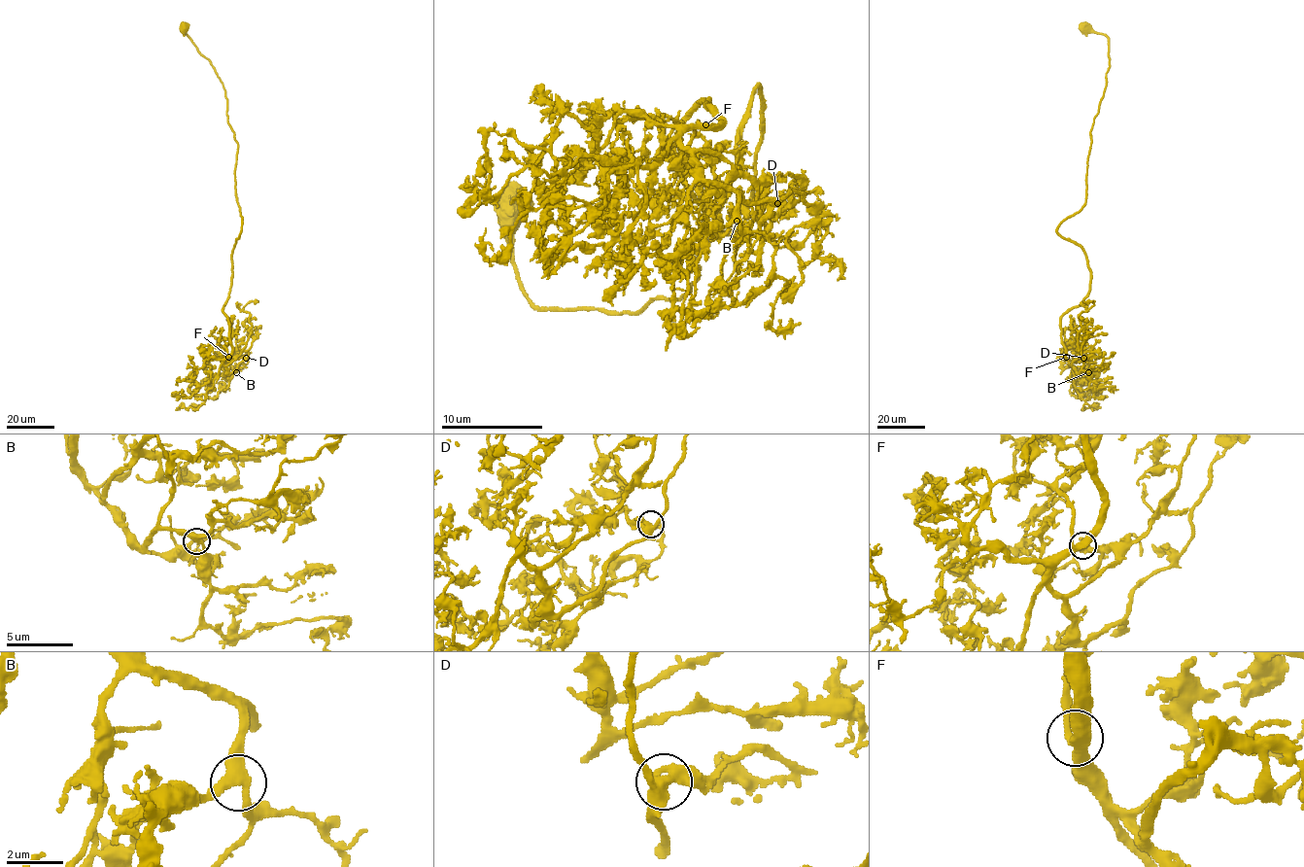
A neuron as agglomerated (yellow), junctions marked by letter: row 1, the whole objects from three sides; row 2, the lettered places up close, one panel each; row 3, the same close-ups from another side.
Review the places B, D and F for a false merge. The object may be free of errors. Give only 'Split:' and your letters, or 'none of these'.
Split: none of these

